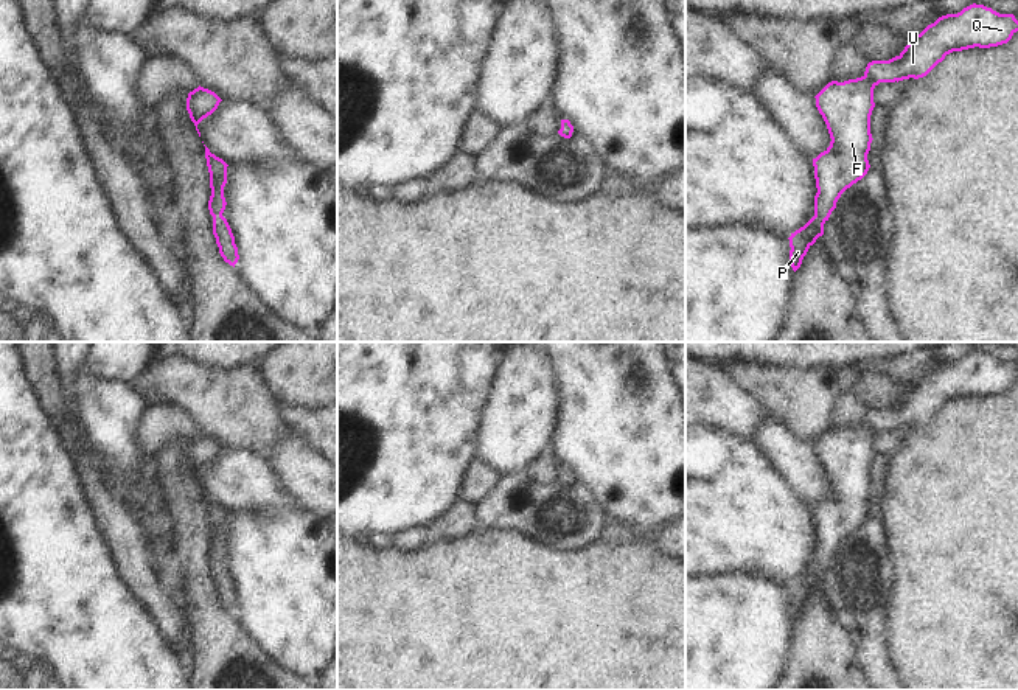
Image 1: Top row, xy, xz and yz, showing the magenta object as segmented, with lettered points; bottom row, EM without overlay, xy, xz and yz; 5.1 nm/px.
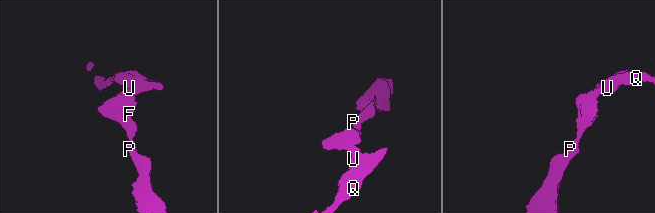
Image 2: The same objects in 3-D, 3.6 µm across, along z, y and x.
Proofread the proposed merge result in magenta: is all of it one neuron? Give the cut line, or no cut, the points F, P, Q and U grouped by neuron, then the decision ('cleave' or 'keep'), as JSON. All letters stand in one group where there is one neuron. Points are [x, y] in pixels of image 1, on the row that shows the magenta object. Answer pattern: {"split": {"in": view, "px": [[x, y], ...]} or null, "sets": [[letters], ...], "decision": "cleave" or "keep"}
{"split": null, "sets": [["F", "P", "Q", "U"]], "decision": "keep"}

